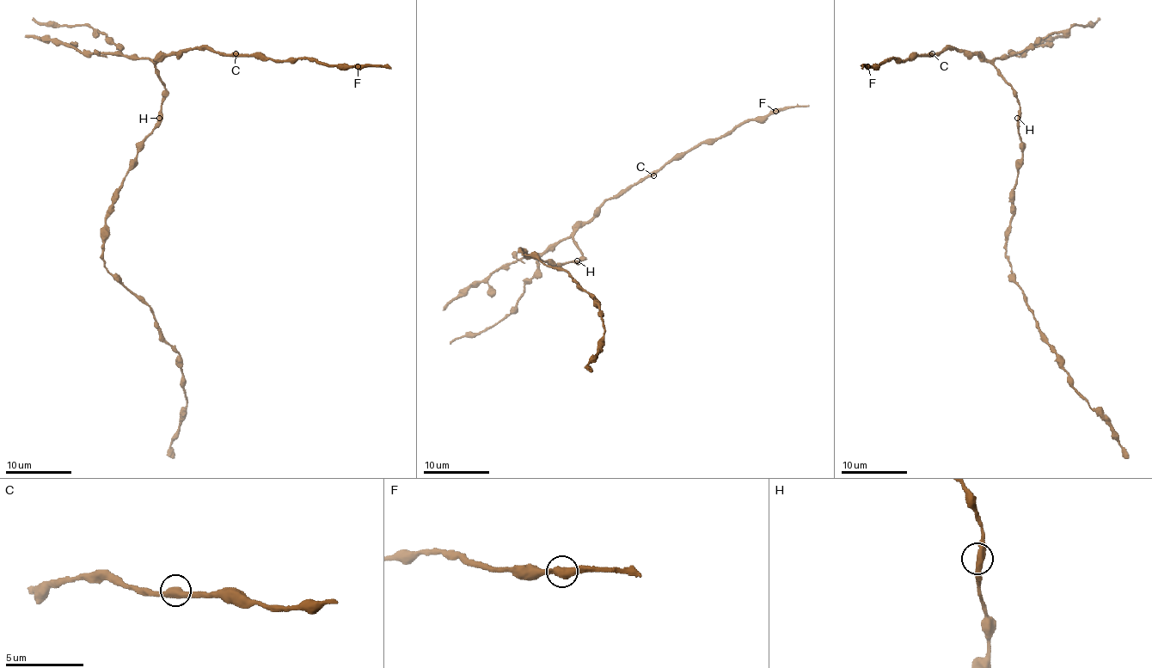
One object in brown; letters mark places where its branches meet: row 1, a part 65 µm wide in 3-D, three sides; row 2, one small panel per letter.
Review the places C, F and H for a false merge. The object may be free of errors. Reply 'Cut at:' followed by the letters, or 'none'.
Cut at: none

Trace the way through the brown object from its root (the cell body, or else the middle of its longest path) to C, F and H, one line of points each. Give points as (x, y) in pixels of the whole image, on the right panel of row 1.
C: (1022, 149), (1019, 134), (1019, 100), (1004, 76), (979, 55), (966, 55), (954, 48), (932, 53)
F: (1022, 149), (1017, 94), (983, 57), (946, 48), (867, 67)
H: (1022, 149), (1017, 118)

